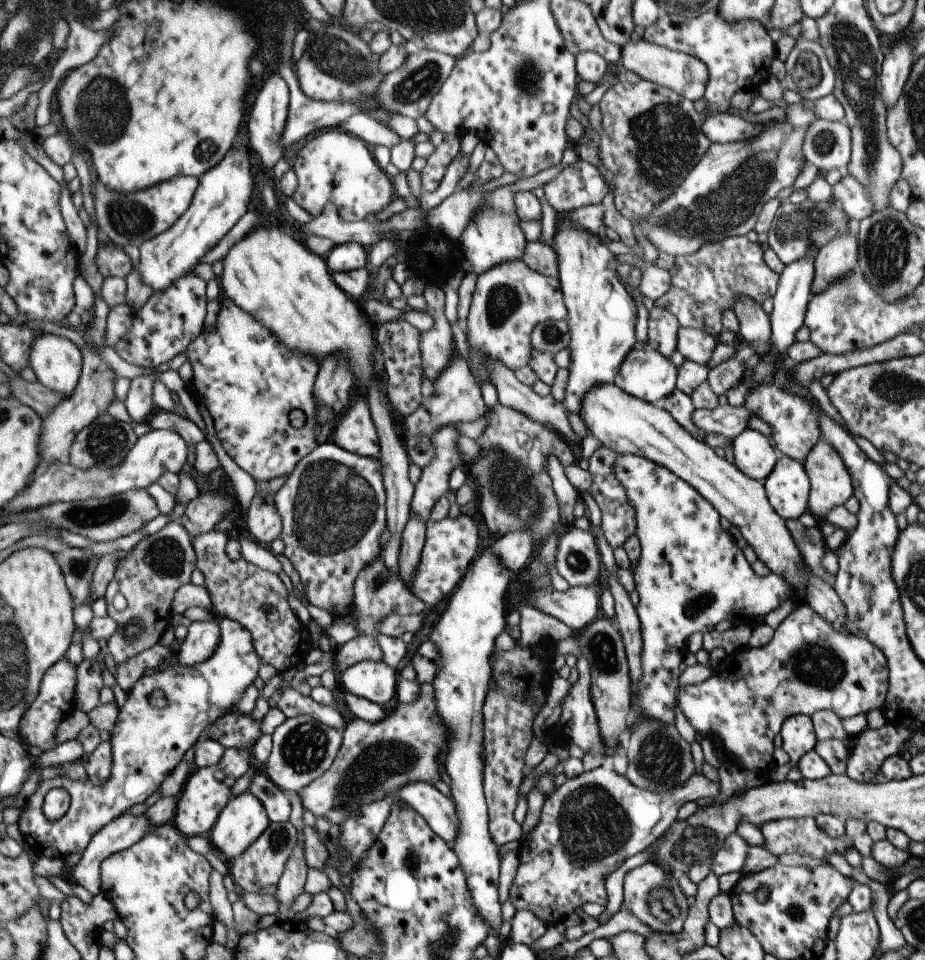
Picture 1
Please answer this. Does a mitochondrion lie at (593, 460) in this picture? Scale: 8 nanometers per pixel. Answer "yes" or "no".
no

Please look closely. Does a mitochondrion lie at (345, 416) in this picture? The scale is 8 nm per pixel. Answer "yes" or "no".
no

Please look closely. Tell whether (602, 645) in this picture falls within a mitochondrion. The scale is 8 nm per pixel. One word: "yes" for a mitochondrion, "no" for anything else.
yes

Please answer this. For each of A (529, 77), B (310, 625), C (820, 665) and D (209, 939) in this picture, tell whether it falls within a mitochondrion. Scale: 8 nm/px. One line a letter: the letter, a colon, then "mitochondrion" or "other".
A: mitochondrion
B: other
C: mitochondrion
D: other

